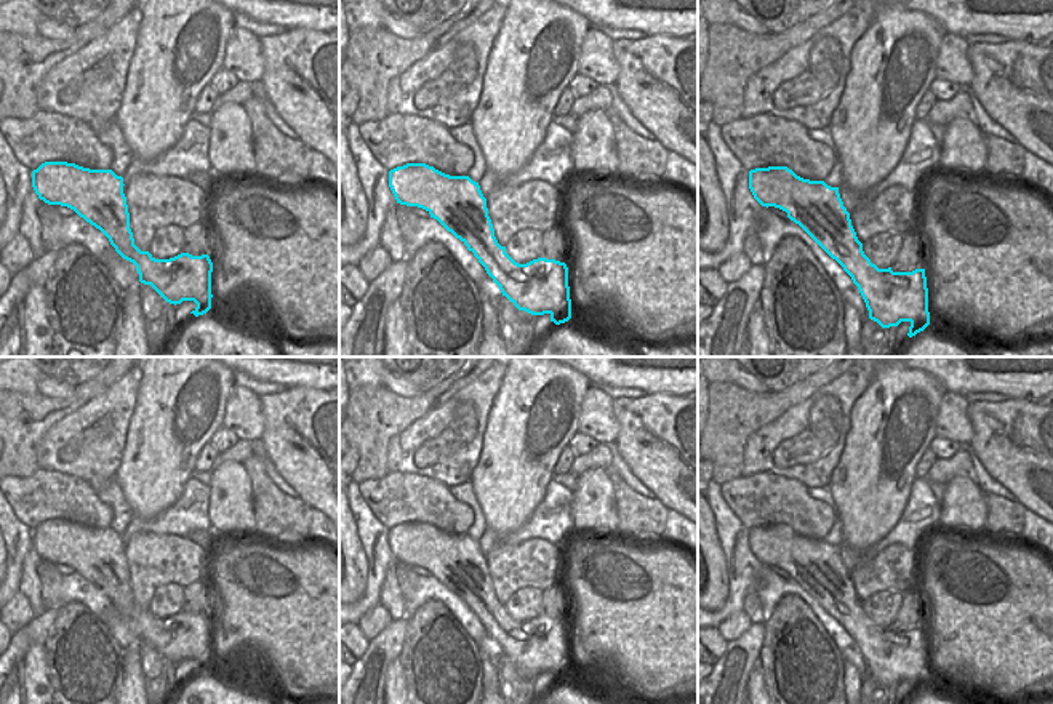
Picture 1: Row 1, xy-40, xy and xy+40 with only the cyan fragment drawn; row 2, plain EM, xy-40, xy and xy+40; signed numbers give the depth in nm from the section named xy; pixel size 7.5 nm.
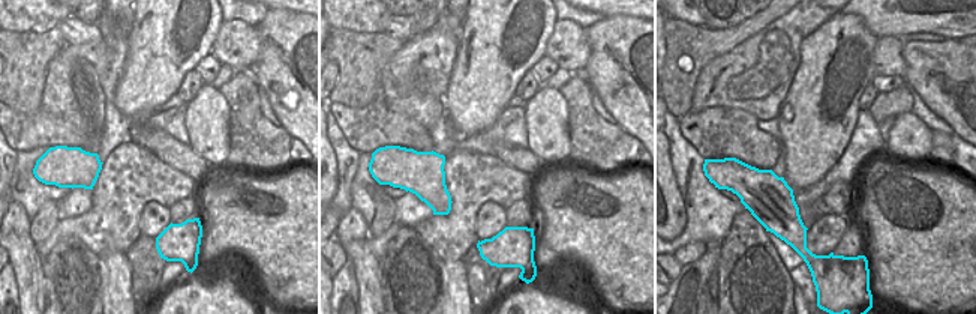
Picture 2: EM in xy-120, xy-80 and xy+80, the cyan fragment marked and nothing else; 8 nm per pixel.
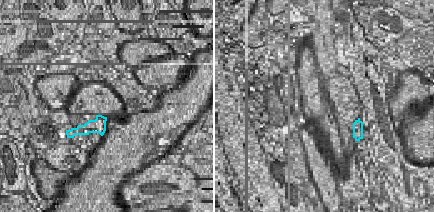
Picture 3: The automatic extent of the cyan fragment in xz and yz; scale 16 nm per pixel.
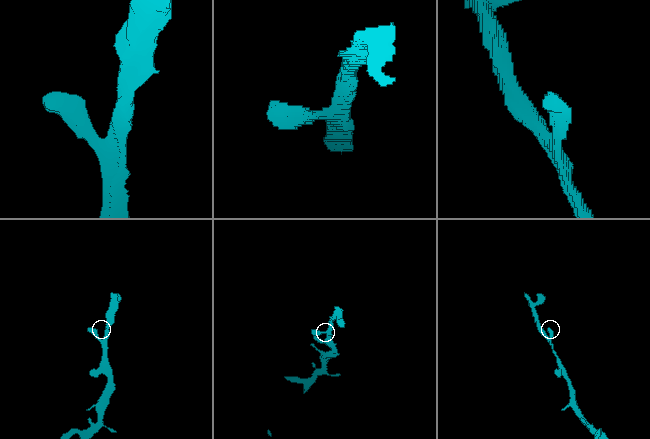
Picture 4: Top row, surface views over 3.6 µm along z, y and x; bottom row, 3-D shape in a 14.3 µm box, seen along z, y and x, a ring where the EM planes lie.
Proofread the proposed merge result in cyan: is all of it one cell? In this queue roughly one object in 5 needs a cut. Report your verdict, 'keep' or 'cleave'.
keep

